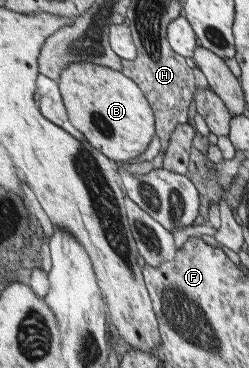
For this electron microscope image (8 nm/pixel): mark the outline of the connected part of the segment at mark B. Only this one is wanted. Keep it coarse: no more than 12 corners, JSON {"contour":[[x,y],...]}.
{"contour":[[85,59],[59,85],[74,127],[109,159],[147,151],[156,117],[122,71]]}

